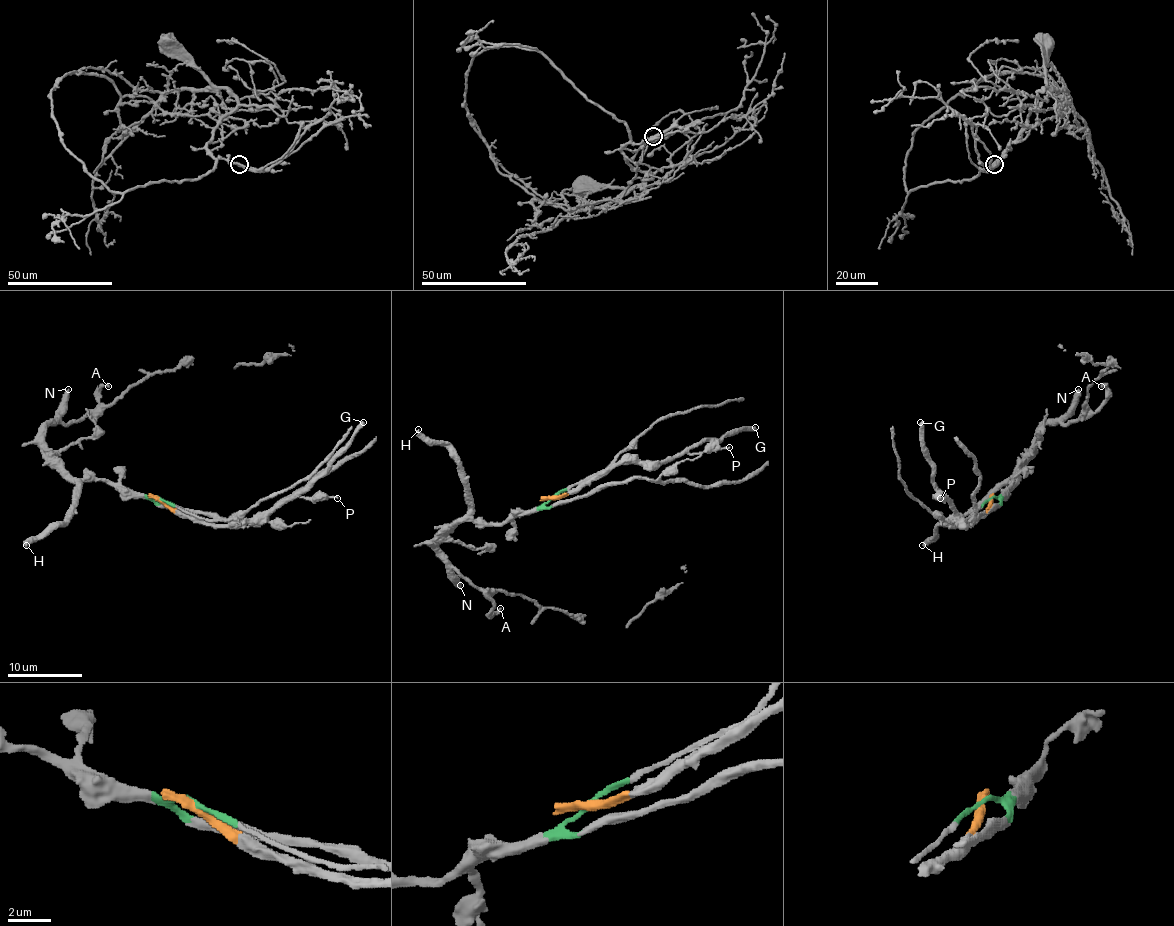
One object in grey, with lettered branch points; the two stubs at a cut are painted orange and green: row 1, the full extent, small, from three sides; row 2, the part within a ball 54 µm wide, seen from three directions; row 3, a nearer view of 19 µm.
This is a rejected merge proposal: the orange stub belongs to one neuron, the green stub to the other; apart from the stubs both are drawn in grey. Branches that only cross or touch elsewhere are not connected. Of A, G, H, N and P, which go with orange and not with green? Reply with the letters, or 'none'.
G, P

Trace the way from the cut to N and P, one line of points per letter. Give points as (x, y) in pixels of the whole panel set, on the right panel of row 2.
N: (991, 498), (1004, 493), (1015, 482), (1013, 472), (1034, 446), (1036, 435), (1069, 409), (1079, 388)
P: (991, 498), (991, 504), (976, 519), (957, 525), (955, 510), (946, 497), (941, 498)

